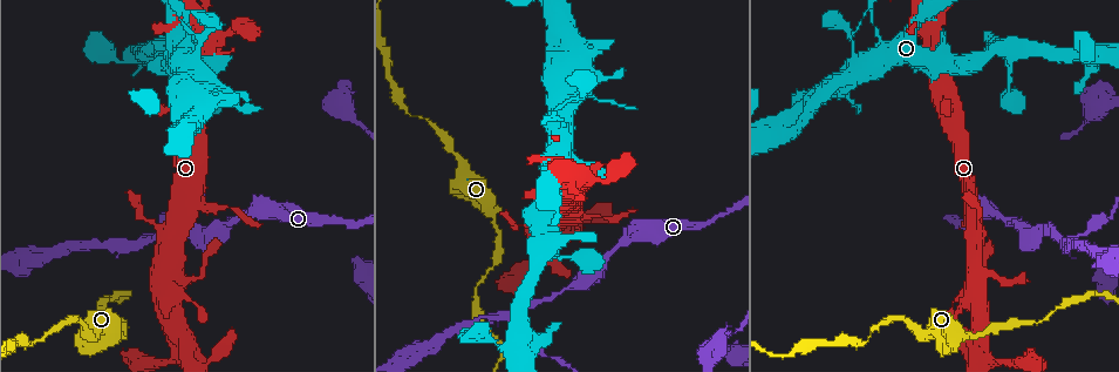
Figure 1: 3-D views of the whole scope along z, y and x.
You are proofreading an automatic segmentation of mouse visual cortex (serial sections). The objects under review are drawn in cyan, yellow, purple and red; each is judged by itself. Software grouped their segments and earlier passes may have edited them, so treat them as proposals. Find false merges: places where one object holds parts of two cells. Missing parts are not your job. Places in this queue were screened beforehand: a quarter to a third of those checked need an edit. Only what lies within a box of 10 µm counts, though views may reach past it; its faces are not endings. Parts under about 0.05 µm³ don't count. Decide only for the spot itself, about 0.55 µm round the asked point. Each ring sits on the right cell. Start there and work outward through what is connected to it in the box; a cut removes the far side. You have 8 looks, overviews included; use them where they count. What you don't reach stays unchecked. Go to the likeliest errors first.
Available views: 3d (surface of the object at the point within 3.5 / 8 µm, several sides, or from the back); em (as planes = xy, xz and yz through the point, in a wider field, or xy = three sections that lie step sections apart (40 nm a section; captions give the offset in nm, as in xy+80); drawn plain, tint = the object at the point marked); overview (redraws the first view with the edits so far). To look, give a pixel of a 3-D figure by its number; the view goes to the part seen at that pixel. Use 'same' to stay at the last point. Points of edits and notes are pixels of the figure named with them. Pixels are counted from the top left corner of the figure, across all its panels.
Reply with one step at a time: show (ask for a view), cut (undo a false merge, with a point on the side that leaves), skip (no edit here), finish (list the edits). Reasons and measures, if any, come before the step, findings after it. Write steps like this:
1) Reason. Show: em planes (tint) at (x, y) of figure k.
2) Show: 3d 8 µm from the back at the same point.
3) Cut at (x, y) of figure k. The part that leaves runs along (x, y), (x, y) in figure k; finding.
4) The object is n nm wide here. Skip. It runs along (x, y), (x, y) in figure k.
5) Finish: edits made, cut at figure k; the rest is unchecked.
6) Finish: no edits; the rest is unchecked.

Abrupt turn. Show: 3d 3.5 µm at (1060, 243) of figure 1.

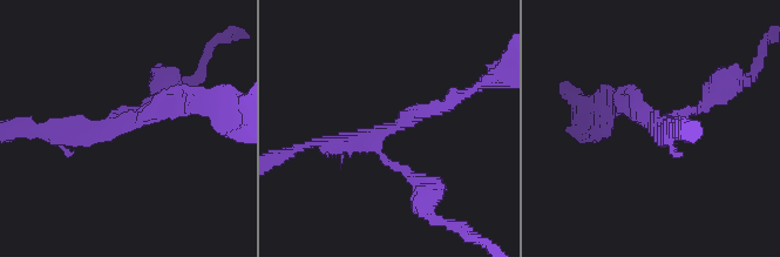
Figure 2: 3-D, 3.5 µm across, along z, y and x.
Now the EM. Show: em xy step 3 (tint) at (118, 125) of figure 2.

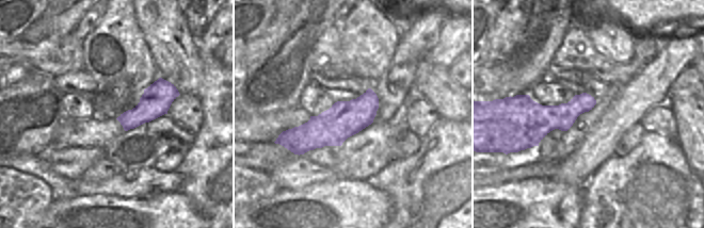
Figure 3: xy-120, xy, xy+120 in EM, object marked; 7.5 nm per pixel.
The object is 280 nm wide here. Skip. It runs along (376, 100), (331, 128), (285, 133) in figure 3; all the same cell.

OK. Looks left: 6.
Thin neck. Show: 3d 3.5 µm at (563, 120) of figure 1.

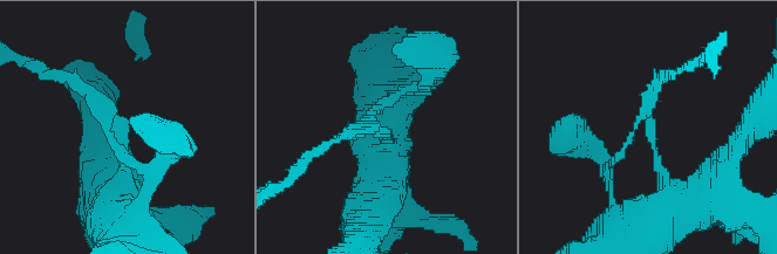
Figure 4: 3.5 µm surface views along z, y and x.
The arms are 200, 700 nm wide; need the tissue. Show: em xy step 1 (tint) at (387, 137) of figure 4.

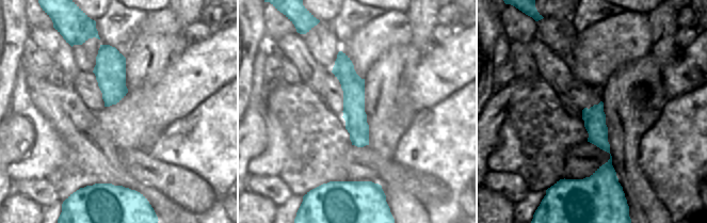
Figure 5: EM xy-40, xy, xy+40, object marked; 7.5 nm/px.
Cut at (652, 89) of figure 4. A second cell is stuck on.

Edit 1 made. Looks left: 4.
Show: overview.

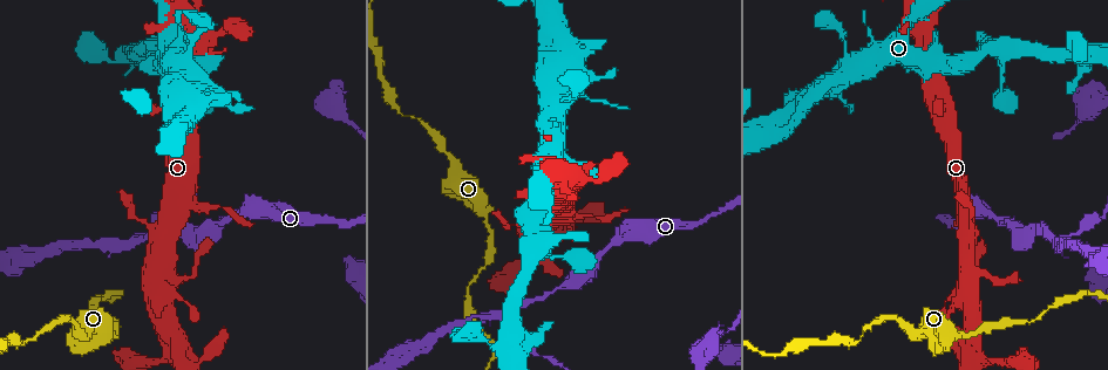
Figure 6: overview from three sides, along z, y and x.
Abrupt turn. Show: 3d 3.5 µm at (563, 68) of figure 6.

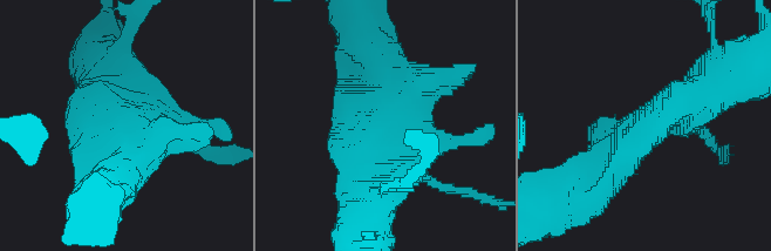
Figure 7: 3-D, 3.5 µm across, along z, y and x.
Skip. It runs along (714, 93), (669, 103), (594, 171) in figure 7; continuous, no second cell.

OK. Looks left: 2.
Finish: edits made, cut at figure 4; the rest is unchecked.

